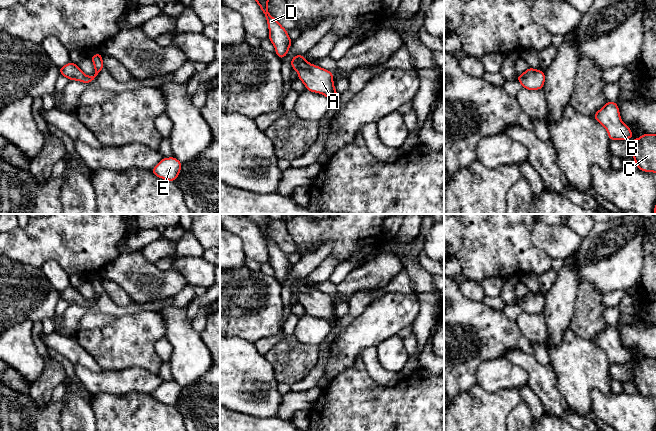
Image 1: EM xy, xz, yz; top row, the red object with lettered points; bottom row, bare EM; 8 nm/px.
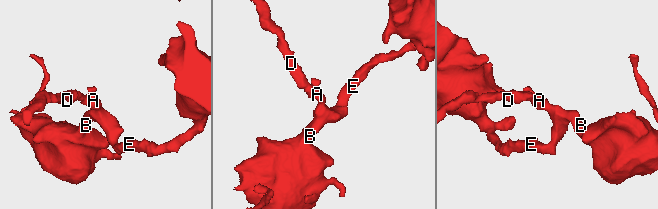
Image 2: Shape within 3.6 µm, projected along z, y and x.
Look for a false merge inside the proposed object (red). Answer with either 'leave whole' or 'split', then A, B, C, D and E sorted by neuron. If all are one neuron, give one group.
leave whole; groups A B C D E

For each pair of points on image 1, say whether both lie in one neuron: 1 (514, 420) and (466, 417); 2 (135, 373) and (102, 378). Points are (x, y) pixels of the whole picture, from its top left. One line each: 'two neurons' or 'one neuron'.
1: two neurons
2: one neuron

